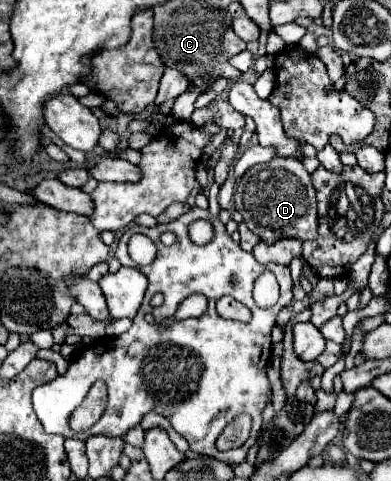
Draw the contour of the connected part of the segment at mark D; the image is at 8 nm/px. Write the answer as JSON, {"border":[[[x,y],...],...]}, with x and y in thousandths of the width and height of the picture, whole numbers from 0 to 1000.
{"border":[[[706,326],[675,343],[650,343],[634,351],[634,360],[604,376],[598,422],[604,439],[619,443],[634,476],[680,505],[701,505],[721,493],[757,493],[772,501],[808,497],[808,401],[793,376],[793,360],[752,326]]]}

